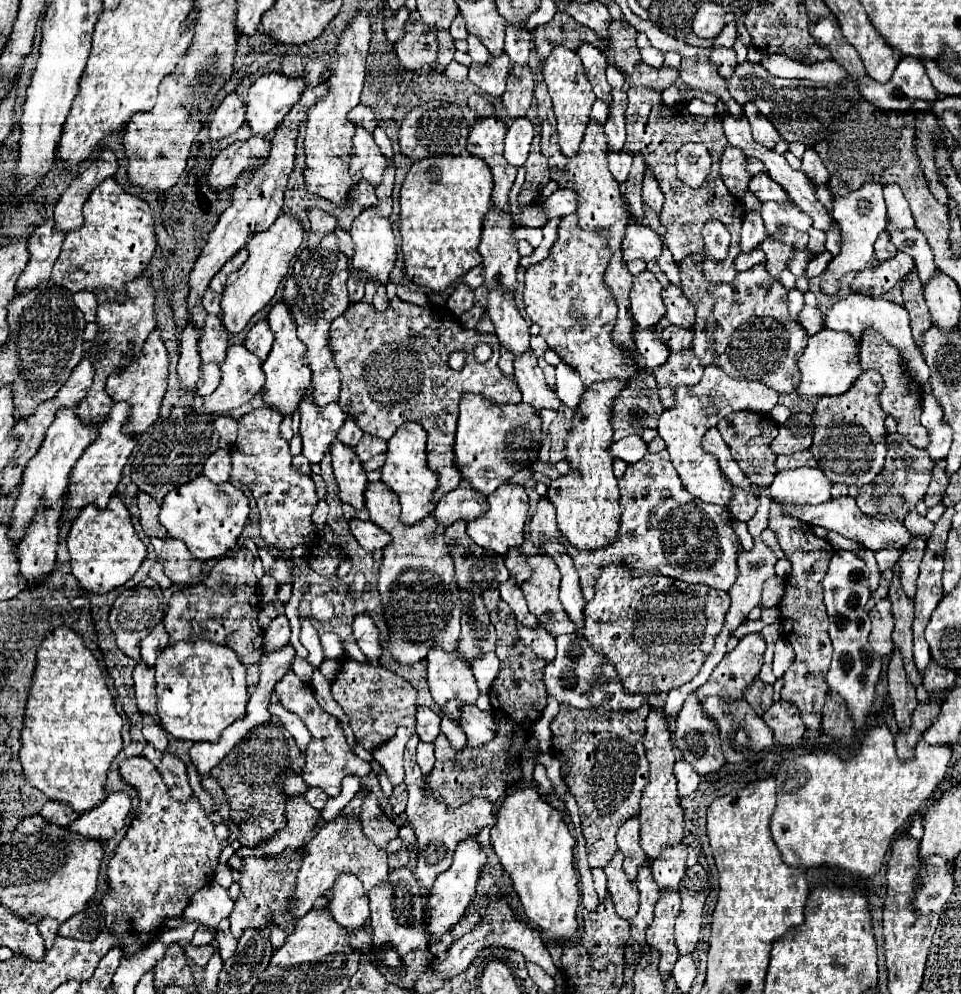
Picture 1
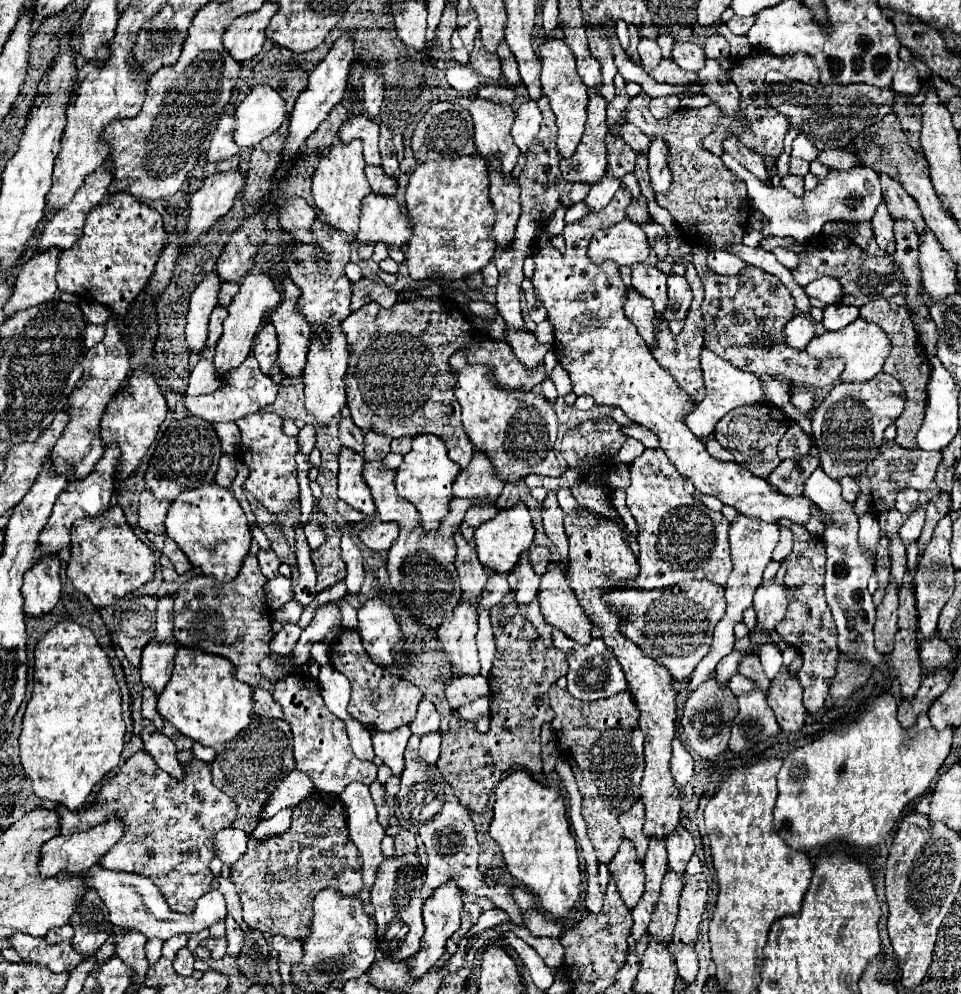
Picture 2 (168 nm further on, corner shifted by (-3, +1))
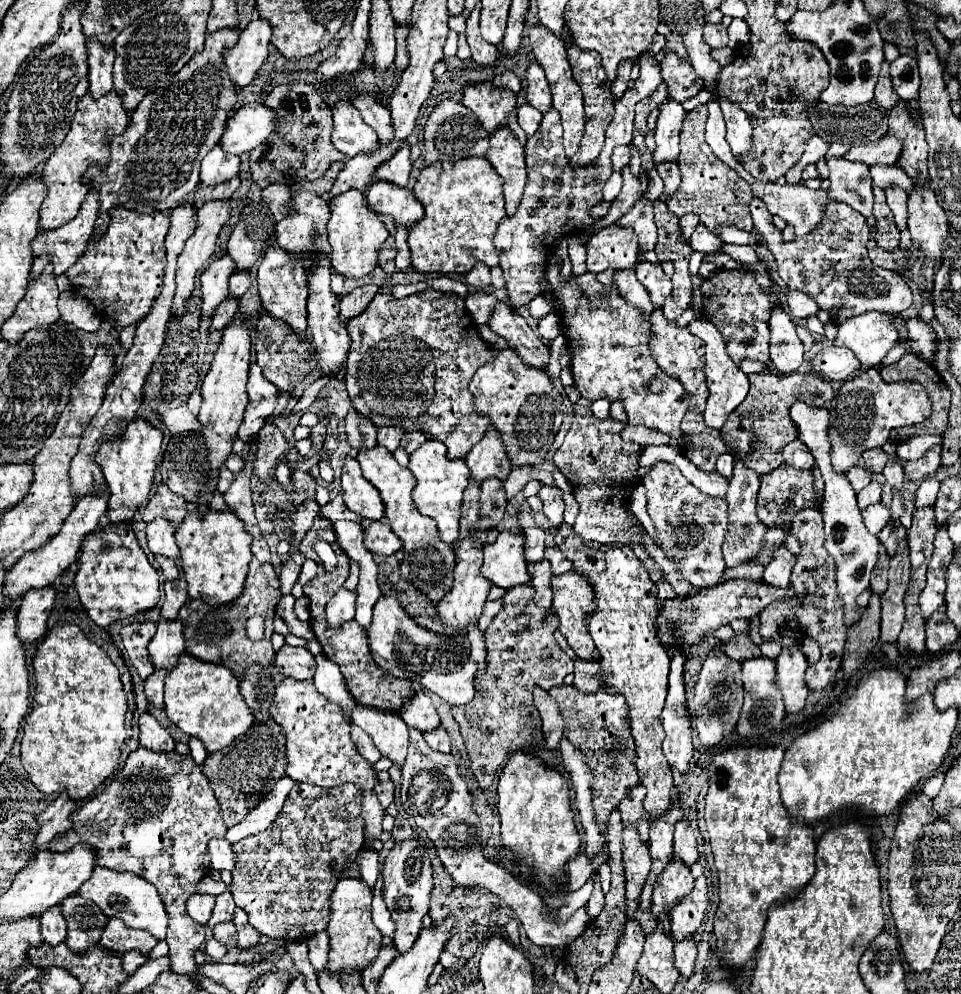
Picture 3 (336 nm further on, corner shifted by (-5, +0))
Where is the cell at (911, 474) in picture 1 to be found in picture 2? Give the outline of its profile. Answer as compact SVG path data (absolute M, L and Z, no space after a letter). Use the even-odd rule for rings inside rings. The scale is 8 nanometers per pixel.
M889 440L881 446L881 454L877 456L877 460L873 460L873 464L869 464L865 476L859 480L859 496L853 502L853 510L857 514L857 518L865 516L867 512L879 516L883 510L893 510L895 508L895 498L897 492L903 488L913 488L913 490L927 490L929 484L935 478L935 470L937 464L941 462L941 452L927 452L921 448L909 450L909 448L901 448L897 446L895 440Z

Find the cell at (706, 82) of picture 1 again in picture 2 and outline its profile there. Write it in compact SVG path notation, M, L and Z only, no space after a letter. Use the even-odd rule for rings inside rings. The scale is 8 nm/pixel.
M675 42L673 44L673 60L683 68L683 70L689 70L689 72L699 72L705 68L705 50L697 44L691 44L691 42Z

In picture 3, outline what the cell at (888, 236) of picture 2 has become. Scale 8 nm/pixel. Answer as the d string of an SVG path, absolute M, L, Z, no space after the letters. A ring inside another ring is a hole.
M873 185L873 195L875 195L875 207L873 207L873 217L875 217L875 239L883 249L895 249L899 247L899 239L897 239L897 225L893 221L891 209L885 203L883 197L883 189Z

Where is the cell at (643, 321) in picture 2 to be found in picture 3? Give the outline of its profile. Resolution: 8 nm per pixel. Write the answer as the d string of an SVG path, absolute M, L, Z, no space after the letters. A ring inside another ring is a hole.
M635 267L623 269L623 271L615 271L615 275L613 275L613 285L617 287L619 295L621 295L627 303L635 303L637 307L641 307L645 317L649 317L649 315L655 311L655 307L653 307L653 303L651 303L651 299L649 299L649 295L647 295L647 291L645 291L645 287L643 287L643 285L637 281L637 277L635 277Z

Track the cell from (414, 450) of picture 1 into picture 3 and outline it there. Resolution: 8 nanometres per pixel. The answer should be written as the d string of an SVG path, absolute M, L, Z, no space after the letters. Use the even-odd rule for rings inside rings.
M427 441L417 451L413 451L409 455L409 465L407 467L417 477L417 485L413 489L413 499L415 499L415 505L417 505L419 513L435 519L437 527L439 527L439 533L441 533L441 539L447 545L453 545L455 539L459 537L461 497L463 497L463 491L465 491L465 487L469 483L469 477L471 477L465 461L447 459L447 449L445 449L443 443Z

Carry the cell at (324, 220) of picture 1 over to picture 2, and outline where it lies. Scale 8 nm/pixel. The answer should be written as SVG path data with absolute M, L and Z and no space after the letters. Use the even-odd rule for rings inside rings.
M291 198L283 204L279 212L279 224L295 240L309 244L313 240L313 224L317 222L317 212L303 198Z

